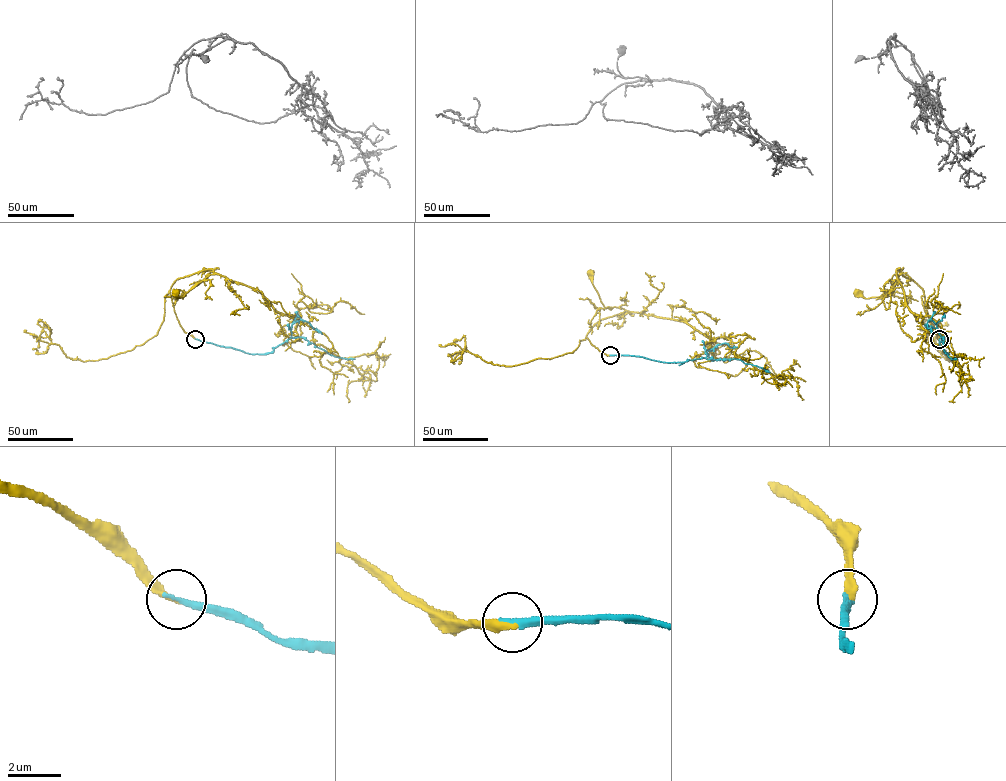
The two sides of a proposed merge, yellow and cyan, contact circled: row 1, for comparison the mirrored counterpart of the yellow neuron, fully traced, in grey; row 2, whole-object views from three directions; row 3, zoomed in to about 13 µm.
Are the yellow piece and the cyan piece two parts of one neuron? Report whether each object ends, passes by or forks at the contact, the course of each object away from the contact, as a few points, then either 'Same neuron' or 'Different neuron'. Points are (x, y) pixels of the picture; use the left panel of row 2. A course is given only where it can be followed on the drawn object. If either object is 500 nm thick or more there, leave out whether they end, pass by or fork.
At the ring yellow ends. At the ring cyan ends. Course of yellow: (195, 338), (180, 324), (169, 290), (177, 279), (208, 269), (215, 273), (183, 297), (177, 298), (175, 294). Course of cyan: (195, 338), (246, 353), (267, 354), (289, 338), (302, 337), (330, 355), (355, 359). Same neuron

